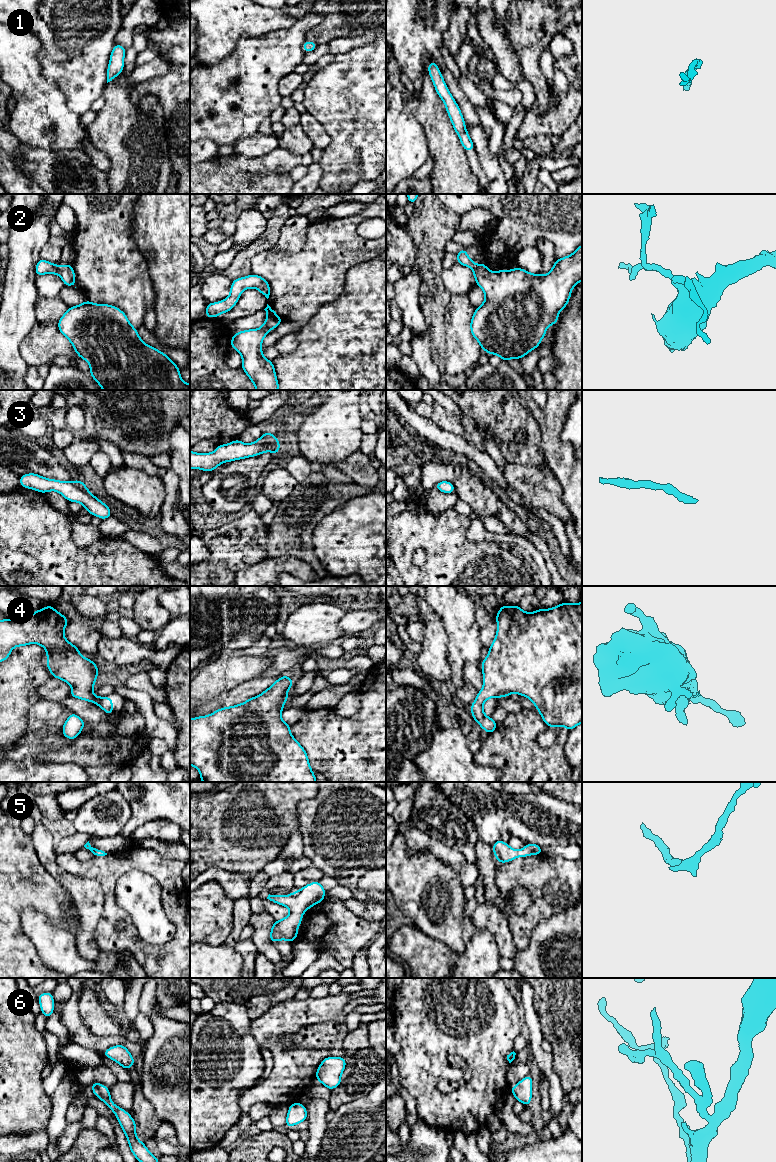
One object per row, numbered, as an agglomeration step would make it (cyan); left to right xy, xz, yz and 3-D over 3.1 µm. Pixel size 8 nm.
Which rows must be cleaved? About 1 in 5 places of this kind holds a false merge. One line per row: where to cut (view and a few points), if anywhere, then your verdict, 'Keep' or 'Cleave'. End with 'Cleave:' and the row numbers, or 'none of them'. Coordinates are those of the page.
1: No split. Keep
2: No split. Keep
3: No split. Keep
4: No split. Keep
5: No split. Keep
6: No split. Keep
Cleave: none of them

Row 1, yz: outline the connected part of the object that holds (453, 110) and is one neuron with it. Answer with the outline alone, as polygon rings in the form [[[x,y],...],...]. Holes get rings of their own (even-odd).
[[[431,61],[428,64],[428,72],[438,96],[445,104],[447,114],[451,120],[454,130],[456,131],[461,141],[465,152],[475,150],[471,137],[466,130],[466,125],[461,110],[455,99],[449,92],[449,89],[435,61]]]

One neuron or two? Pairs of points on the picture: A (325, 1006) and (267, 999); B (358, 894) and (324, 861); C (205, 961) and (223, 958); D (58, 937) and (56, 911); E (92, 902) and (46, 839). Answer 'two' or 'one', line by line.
A: two
B: one
C: one
D: two
E: one

